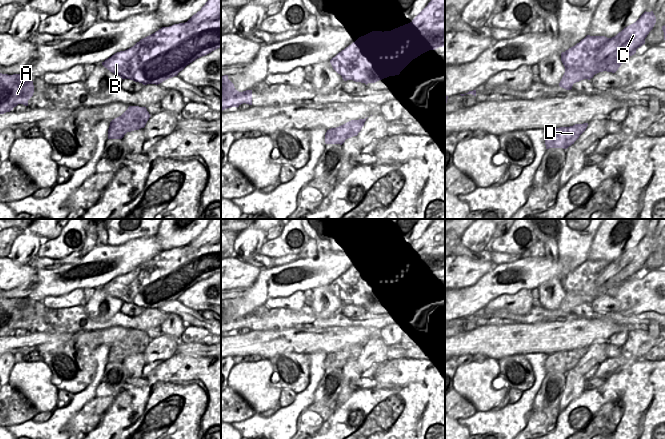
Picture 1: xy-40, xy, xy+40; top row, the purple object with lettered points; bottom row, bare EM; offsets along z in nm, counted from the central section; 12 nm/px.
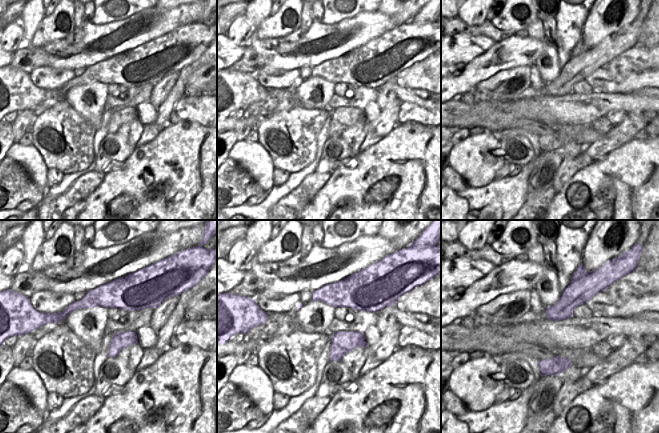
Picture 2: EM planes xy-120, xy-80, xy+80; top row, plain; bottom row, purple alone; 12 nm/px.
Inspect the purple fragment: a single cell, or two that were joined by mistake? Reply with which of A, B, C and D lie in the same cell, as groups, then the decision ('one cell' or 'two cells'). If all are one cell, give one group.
A B / C D | two cells

